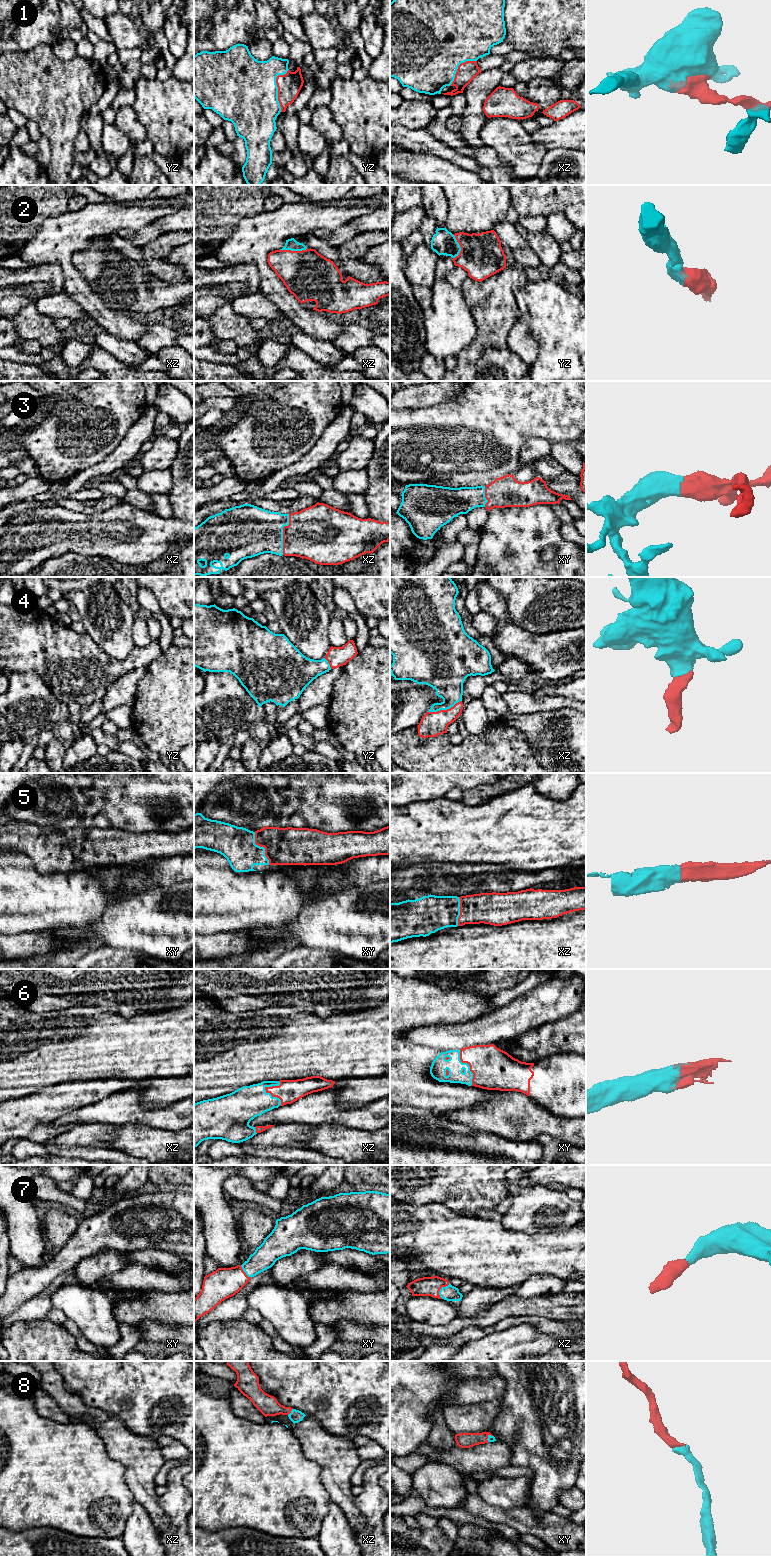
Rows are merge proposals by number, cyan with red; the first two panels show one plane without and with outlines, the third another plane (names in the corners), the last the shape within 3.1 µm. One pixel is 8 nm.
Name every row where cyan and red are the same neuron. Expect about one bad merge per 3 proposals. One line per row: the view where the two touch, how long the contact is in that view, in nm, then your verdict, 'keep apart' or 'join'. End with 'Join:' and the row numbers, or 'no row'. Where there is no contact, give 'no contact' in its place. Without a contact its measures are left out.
1: contact in yz; length 360 nm; join
2: contact in xz; length 240 nm; join
3: contact in xz; length 340 nm; join
4: contact in xz; length 280 nm; join
5: contact in xy; length 300 nm; join
6: contact in xz; length 200 nm; join
7: contact in xz; length 140 nm; join
8: contact in xz; length 70 nm; join
Join: 1, 2, 3, 4, 5, 6, 7, 8

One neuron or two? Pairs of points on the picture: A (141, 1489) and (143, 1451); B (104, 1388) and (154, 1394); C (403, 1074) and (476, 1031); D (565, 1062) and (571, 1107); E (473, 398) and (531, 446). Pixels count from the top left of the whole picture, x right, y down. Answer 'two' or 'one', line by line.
A: one
B: one
C: two
D: one
E: two

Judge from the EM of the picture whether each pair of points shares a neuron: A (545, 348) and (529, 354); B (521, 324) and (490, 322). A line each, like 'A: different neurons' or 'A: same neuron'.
A: different neurons
B: different neurons

